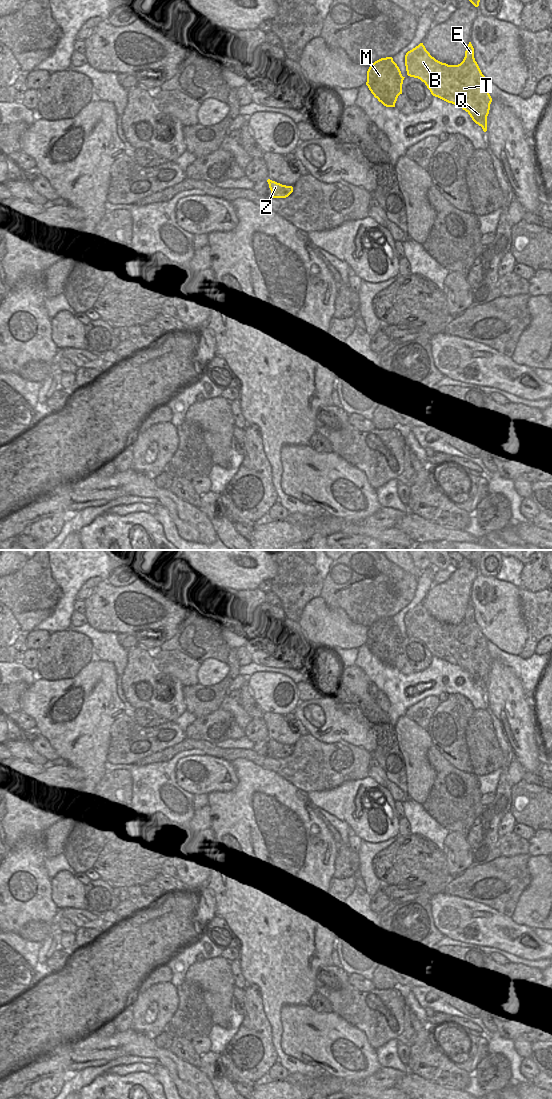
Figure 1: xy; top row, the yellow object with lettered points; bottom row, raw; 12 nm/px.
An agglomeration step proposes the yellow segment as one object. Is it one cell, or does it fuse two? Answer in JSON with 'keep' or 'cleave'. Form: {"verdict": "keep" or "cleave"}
{"verdict": "cleave"}

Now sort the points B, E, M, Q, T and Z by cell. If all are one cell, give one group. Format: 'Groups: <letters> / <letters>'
Groups: B E M Q T / Z

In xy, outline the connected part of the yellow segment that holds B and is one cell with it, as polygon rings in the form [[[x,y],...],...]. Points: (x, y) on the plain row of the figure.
[[[471,602],[458,625],[436,620],[420,603],[406,613],[405,626],[407,635],[424,642],[433,656],[459,666],[484,692],[487,691],[492,658],[487,649],[488,640],[475,621]]]

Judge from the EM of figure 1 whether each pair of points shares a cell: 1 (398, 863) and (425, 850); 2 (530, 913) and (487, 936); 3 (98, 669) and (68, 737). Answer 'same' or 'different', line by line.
1: same
2: different
3: same

